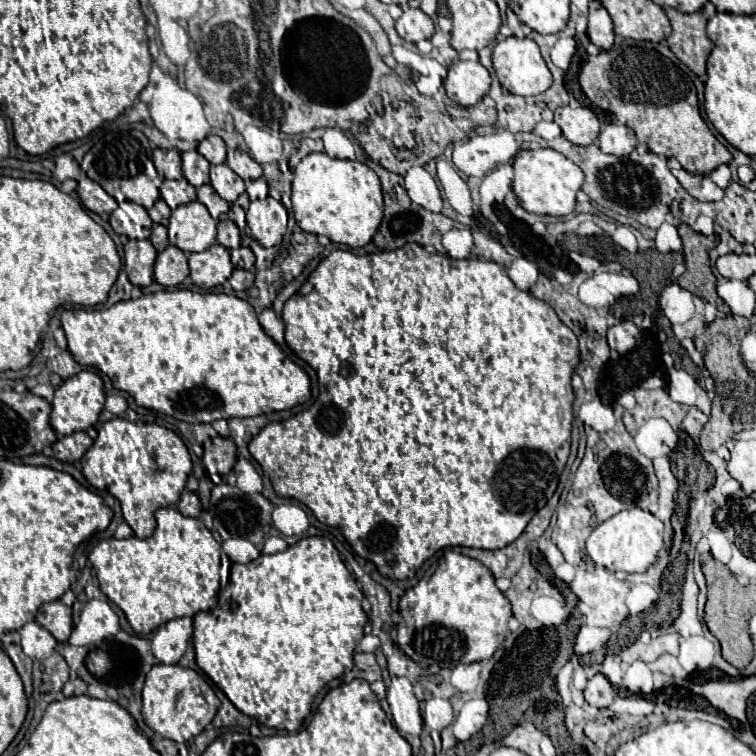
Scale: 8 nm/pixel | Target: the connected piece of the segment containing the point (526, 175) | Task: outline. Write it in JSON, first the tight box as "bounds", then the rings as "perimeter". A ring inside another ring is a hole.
{"bounds":[513,148,583,216],"perimeter":[[[551,148],[521,150],[513,160],[513,170],[513,192],[523,210],[549,216],[567,216],[573,212],[575,196],[583,184],[583,172],[569,158]]]}

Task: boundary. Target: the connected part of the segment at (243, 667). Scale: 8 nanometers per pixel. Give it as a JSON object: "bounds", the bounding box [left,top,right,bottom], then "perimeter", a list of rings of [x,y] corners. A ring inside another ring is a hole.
{"bounds":[193,536,367,732],"perimeter":[[[313,536],[313,538],[301,538],[297,544],[289,546],[287,550],[279,554],[261,554],[257,560],[249,564],[233,564],[231,566],[231,576],[229,584],[223,590],[219,604],[213,612],[199,612],[193,618],[193,646],[195,646],[195,660],[197,666],[225,692],[225,696],[235,704],[237,710],[247,714],[250,718],[255,718],[259,724],[267,728],[277,728],[279,731],[297,732],[303,725],[305,716],[311,710],[311,702],[315,694],[329,684],[333,678],[339,678],[343,672],[349,672],[353,668],[353,650],[357,642],[363,638],[363,626],[367,622],[367,616],[363,612],[363,592],[357,586],[355,578],[349,574],[345,564],[339,558],[339,552],[335,550],[333,542],[323,538],[323,536]]]}

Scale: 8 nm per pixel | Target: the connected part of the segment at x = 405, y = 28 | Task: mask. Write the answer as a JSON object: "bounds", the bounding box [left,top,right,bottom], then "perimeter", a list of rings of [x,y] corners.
{"bounds":[395,8,433,44],"perimeter":[[[409,8],[401,14],[401,18],[397,18],[395,22],[395,30],[397,34],[405,40],[405,42],[413,42],[417,44],[419,40],[427,40],[433,34],[433,22],[431,18],[421,12],[419,8]]]}

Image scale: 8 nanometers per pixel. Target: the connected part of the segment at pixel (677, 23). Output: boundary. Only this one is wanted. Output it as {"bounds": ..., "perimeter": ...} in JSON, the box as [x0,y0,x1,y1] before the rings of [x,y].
{"bounds":[667,8,713,74],"perimeter":[[[667,8],[667,18],[671,20],[673,32],[667,38],[671,52],[695,74],[705,74],[707,56],[713,50],[713,42],[705,34],[707,18],[701,10],[693,14],[683,14],[675,8]]]}

